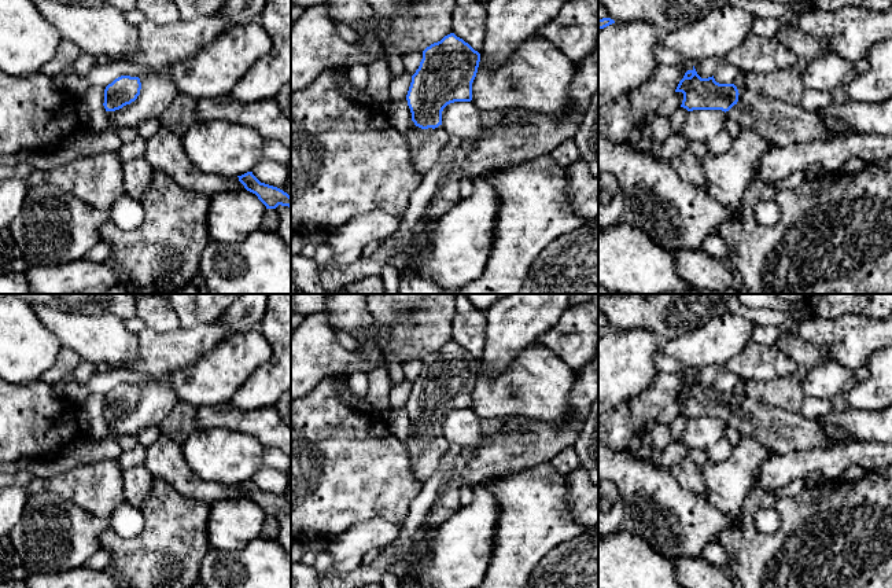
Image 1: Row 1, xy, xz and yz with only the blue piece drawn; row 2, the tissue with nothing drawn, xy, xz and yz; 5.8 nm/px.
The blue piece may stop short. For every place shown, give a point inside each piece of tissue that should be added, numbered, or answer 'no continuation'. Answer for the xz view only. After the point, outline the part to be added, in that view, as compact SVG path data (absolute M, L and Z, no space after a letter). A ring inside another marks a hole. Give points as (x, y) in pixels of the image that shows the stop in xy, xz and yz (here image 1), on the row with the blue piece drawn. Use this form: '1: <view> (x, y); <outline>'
1: xz (426, 146); M410 121L405 135L408 137L412 165L424 177L441 158L442 150L447 146L449 133L442 125L435 129L421 129Z

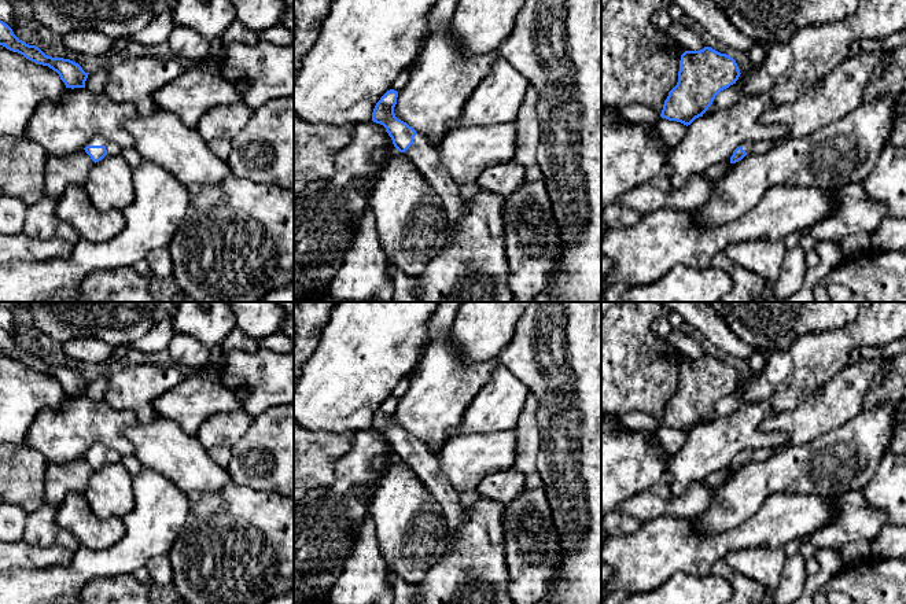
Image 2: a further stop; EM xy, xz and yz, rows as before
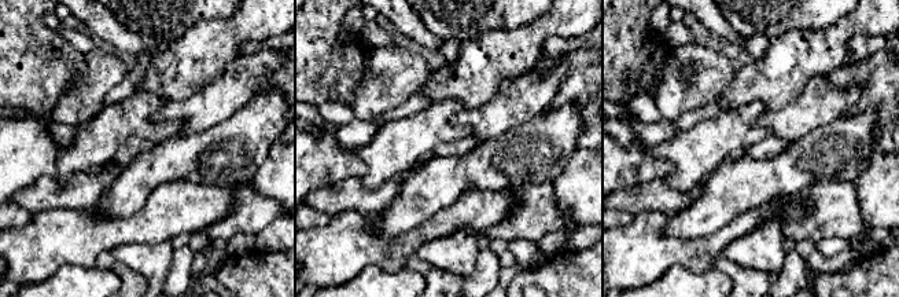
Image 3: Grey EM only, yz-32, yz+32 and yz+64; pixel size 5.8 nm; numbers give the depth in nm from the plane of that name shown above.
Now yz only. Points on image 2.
1: yz (755, 147); M752 141L752 143L743 143L741 147L747 152L747 155L754 154L765 154L774 147L776 143L773 141Z

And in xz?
1: xz (424, 157); M420 133L413 137L413 144L405 154L428 181L434 192L442 199L448 213L449 236L463 211L463 198L458 187L452 181L446 169L439 162L438 150Z

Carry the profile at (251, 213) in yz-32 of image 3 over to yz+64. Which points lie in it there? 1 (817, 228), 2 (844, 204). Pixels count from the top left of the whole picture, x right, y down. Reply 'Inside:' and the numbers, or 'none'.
Inside: 1, 2

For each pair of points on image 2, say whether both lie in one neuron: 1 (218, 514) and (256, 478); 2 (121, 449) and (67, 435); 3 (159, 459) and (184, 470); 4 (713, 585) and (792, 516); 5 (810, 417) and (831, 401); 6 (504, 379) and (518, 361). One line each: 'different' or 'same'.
1: different
2: same
3: same
4: different
5: same
6: different

